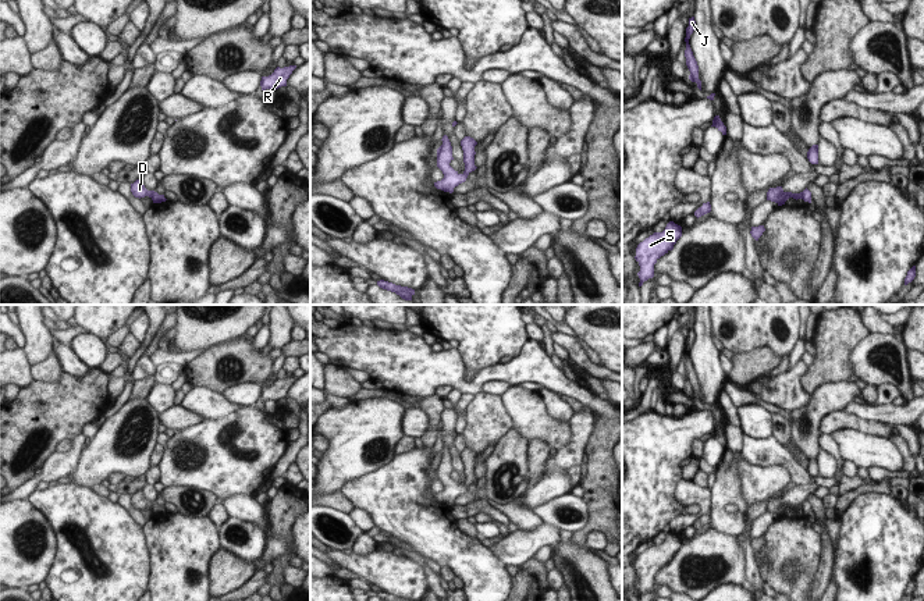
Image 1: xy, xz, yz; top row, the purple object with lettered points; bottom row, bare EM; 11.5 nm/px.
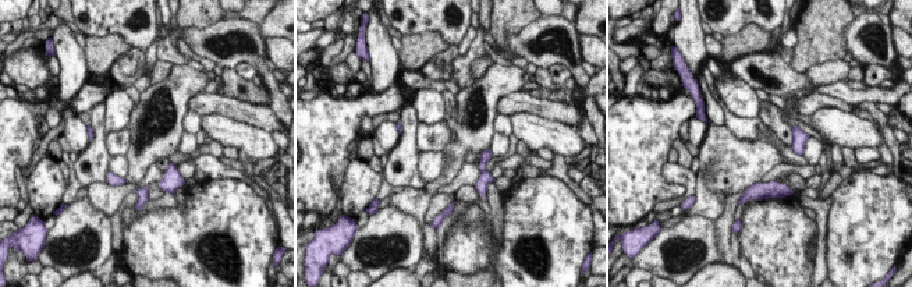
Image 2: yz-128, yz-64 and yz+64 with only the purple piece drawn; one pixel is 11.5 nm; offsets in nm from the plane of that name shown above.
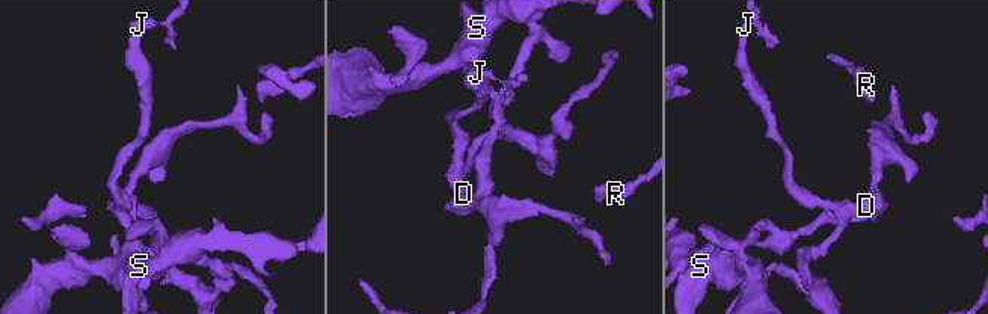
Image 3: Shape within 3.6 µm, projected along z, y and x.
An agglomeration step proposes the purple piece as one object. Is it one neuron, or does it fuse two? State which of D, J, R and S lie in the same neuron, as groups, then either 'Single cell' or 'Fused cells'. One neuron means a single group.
Groups: D J / R S. Fused cells.

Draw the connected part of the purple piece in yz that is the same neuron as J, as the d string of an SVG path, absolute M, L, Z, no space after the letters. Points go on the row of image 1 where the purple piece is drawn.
M694 17L689 18L689 26L686 28L686 38L685 38L685 42L686 42L686 50L685 50L685 57L686 57L686 65L690 71L690 75L689 75L689 79L692 82L696 82L697 83L697 88L701 90L701 81L699 79L699 65L697 65L697 61L693 56L693 51L690 49L690 45L689 45L689 39L690 39L690 35L693 33L696 28L696 21L694 21Z

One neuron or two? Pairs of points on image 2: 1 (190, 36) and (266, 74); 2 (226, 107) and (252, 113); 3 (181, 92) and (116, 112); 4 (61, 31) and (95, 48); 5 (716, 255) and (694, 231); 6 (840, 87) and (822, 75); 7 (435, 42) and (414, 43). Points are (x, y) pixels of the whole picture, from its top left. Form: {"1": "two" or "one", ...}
{"1": "one", "2": "one", "3": "two", "4": "two", "5": "one", "6": "two", "7": "one"}

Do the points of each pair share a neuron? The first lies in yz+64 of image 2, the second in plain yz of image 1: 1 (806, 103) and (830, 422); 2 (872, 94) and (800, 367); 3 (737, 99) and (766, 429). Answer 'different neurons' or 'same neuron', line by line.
1: same neuron
2: same neuron
3: same neuron

